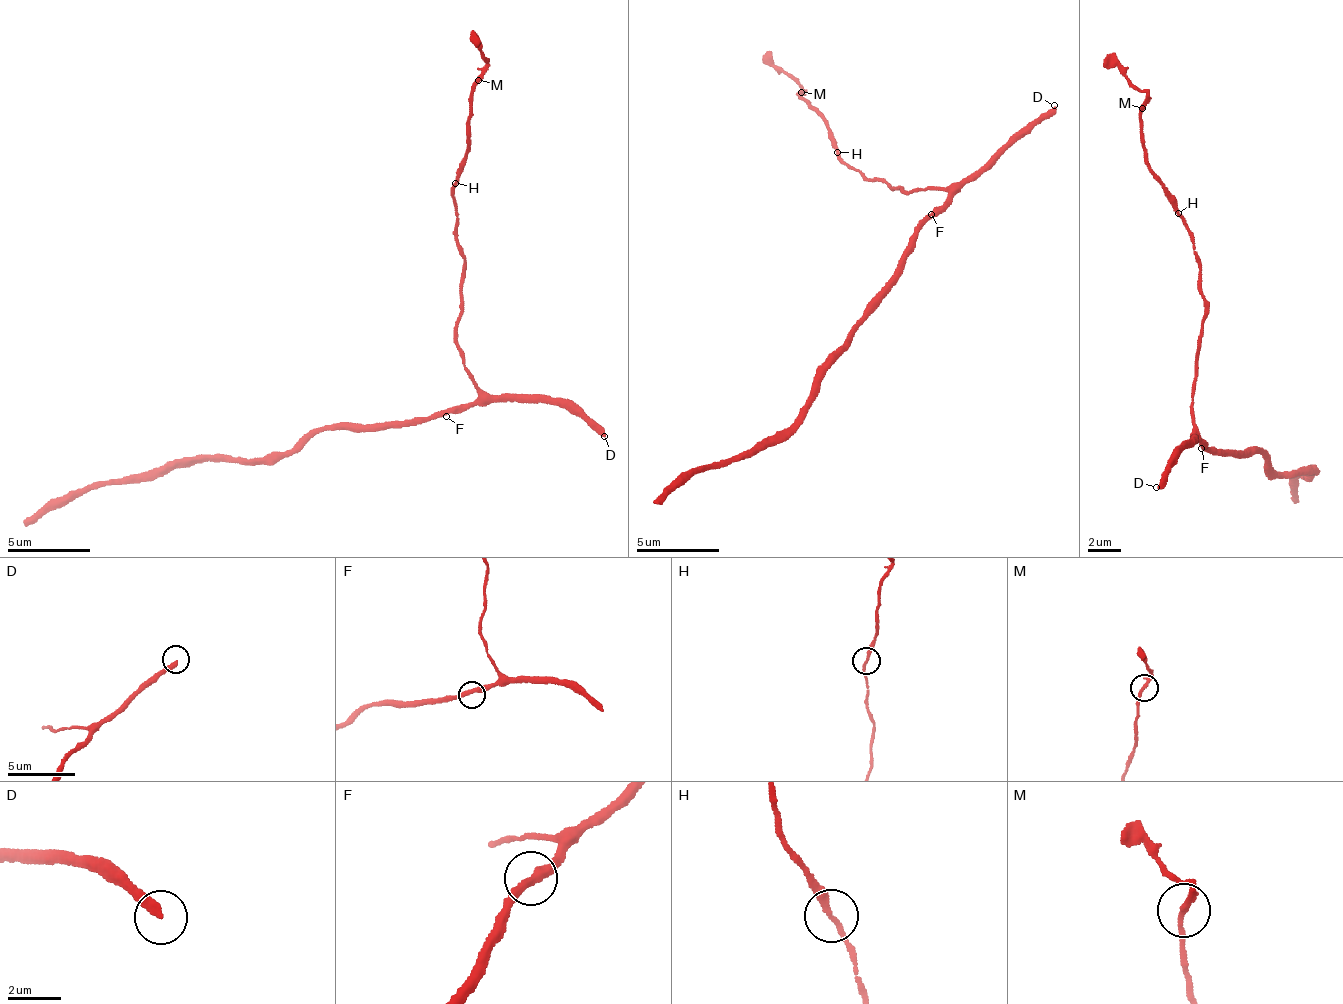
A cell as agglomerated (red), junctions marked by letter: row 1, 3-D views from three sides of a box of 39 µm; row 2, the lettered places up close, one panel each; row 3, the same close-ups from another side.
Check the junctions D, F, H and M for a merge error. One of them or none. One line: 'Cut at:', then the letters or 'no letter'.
Cut at: no letter

